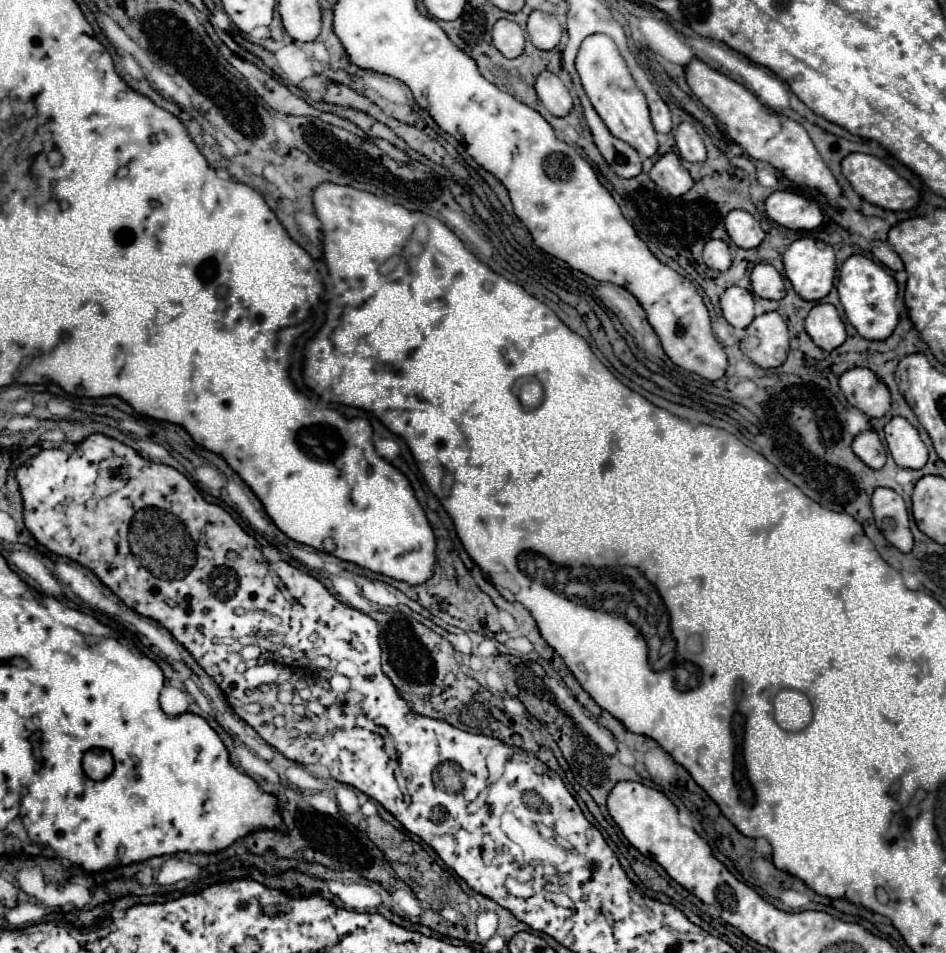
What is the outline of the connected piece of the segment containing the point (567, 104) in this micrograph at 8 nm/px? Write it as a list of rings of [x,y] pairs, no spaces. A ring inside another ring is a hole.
[[[551,71],[539,73],[535,89],[537,89],[537,95],[539,95],[541,103],[545,105],[545,109],[551,115],[563,117],[563,115],[569,113],[569,109],[573,105],[571,95],[569,95],[567,87],[561,83],[561,79],[555,73],[551,73]]]

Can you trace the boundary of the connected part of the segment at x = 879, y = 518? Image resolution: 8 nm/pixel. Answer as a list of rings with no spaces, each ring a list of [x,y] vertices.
[[[879,487],[873,493],[873,515],[883,537],[901,553],[911,553],[913,535],[909,529],[909,515],[901,495],[893,489]]]

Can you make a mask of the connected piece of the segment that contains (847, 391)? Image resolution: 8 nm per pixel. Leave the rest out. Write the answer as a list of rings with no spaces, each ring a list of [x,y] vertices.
[[[849,369],[839,377],[839,387],[849,405],[861,409],[869,417],[883,417],[891,405],[889,389],[879,383],[869,369]]]

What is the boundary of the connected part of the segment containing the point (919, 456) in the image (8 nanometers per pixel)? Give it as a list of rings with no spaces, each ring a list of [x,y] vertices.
[[[893,417],[885,425],[885,441],[897,465],[907,469],[921,469],[927,463],[927,447],[917,429],[903,417]]]

